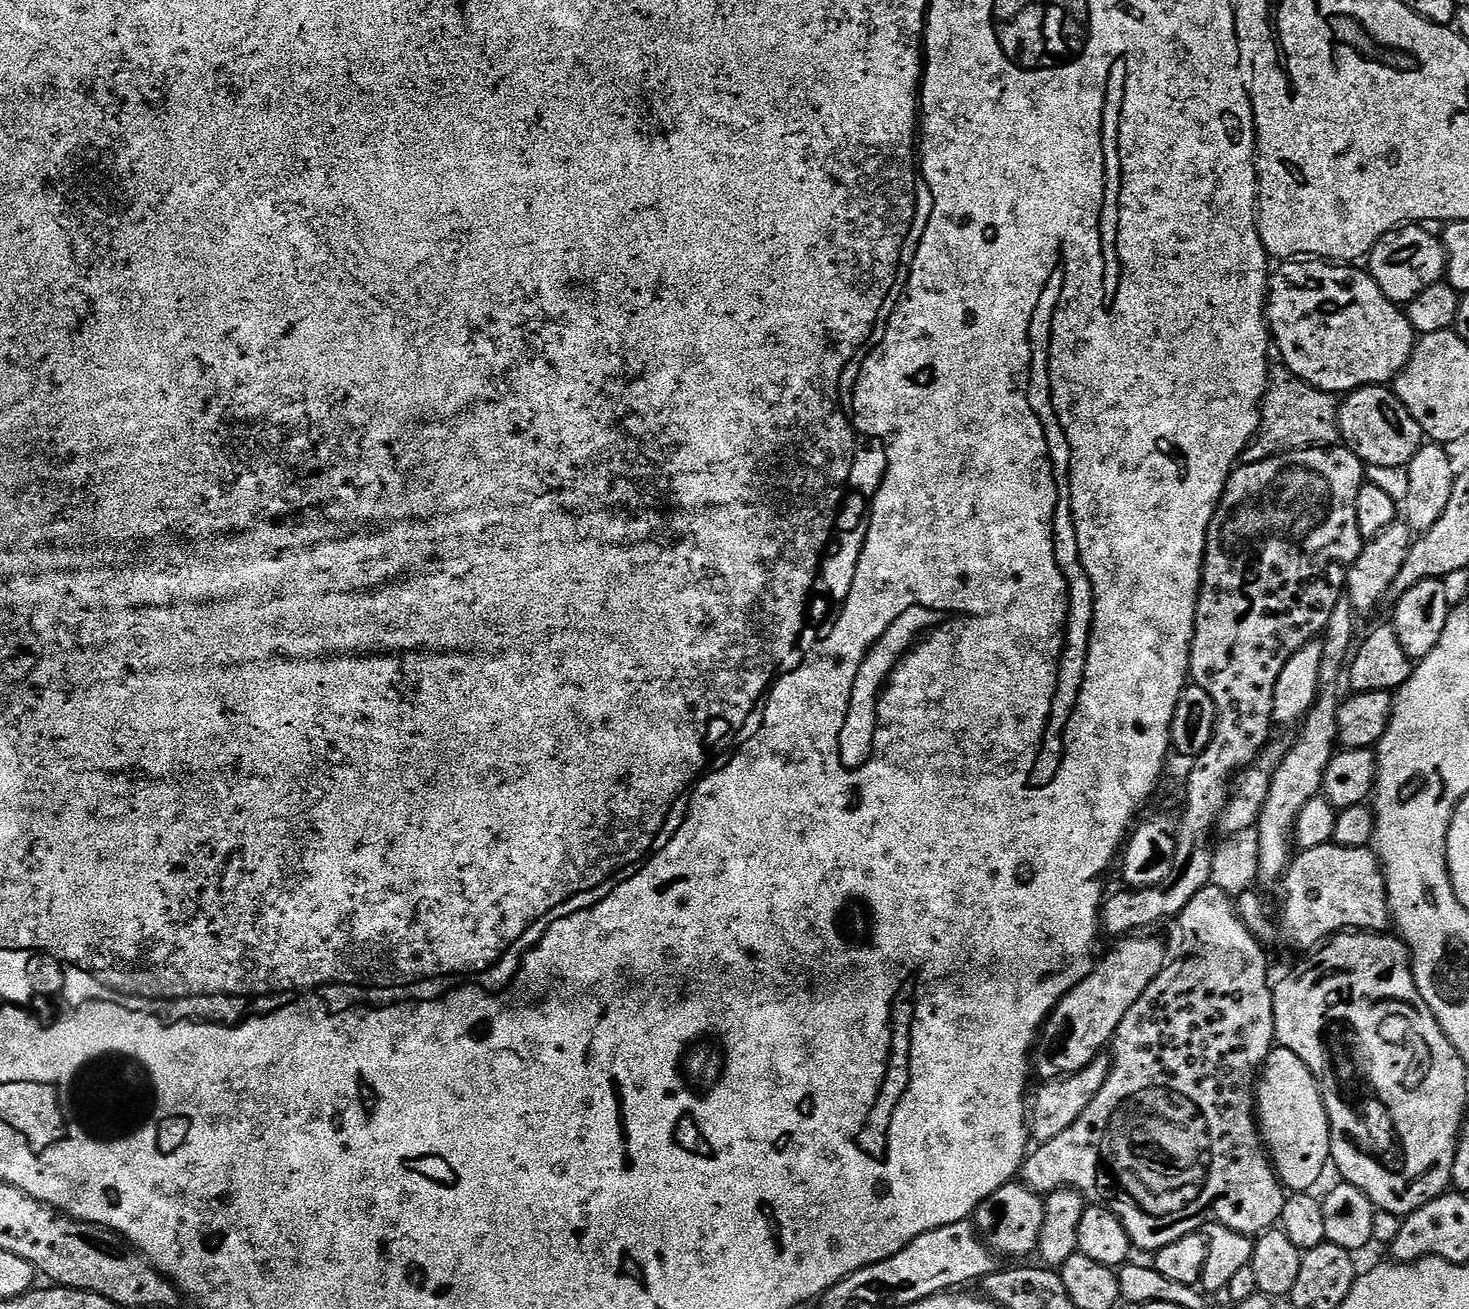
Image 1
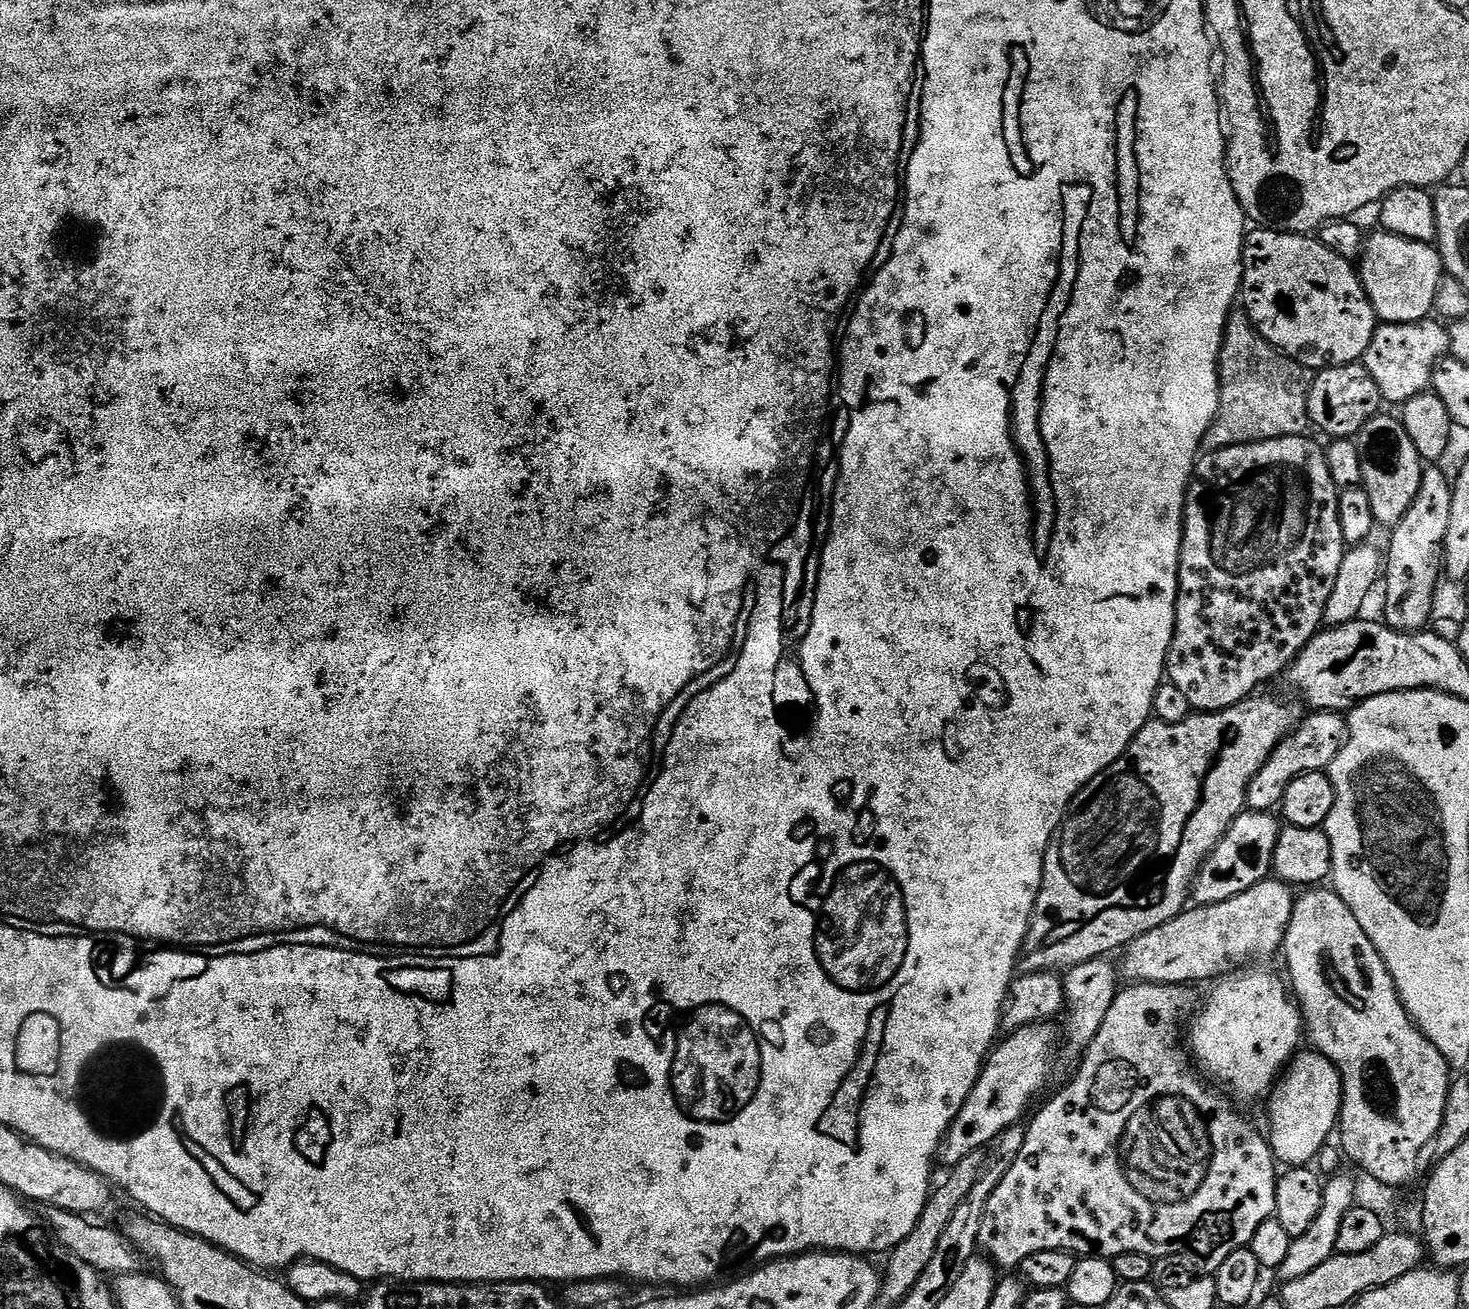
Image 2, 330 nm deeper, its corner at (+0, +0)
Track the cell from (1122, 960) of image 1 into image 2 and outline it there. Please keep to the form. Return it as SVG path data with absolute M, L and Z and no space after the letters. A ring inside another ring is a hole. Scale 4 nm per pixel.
M1045 1022L1020 1028L1005 1035L993 1047L974 1090L970 1090L970 1098L966 1098L962 1110L958 1110L944 1135L938 1153L939 1163L951 1166L962 1162L962 1158L971 1152L987 1149L1006 1129L1017 1127L1020 1119L1029 1115L1032 1099L1048 1084L1048 1067L1052 1064L1052 1051L1056 1048L1056 1032L1052 1027L1051 1023Z

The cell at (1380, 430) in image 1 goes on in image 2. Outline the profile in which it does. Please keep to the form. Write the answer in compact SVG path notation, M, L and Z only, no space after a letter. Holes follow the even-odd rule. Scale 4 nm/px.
M1360 362L1319 369L1312 380L1312 389L1308 392L1309 421L1315 427L1317 424L1328 435L1328 438L1337 440L1347 440L1359 436L1362 428L1366 426L1366 422L1370 422L1370 418L1381 415L1382 408L1380 407L1382 407L1382 401L1378 382L1374 382L1374 378L1370 378L1370 374L1364 369L1363 363Z

